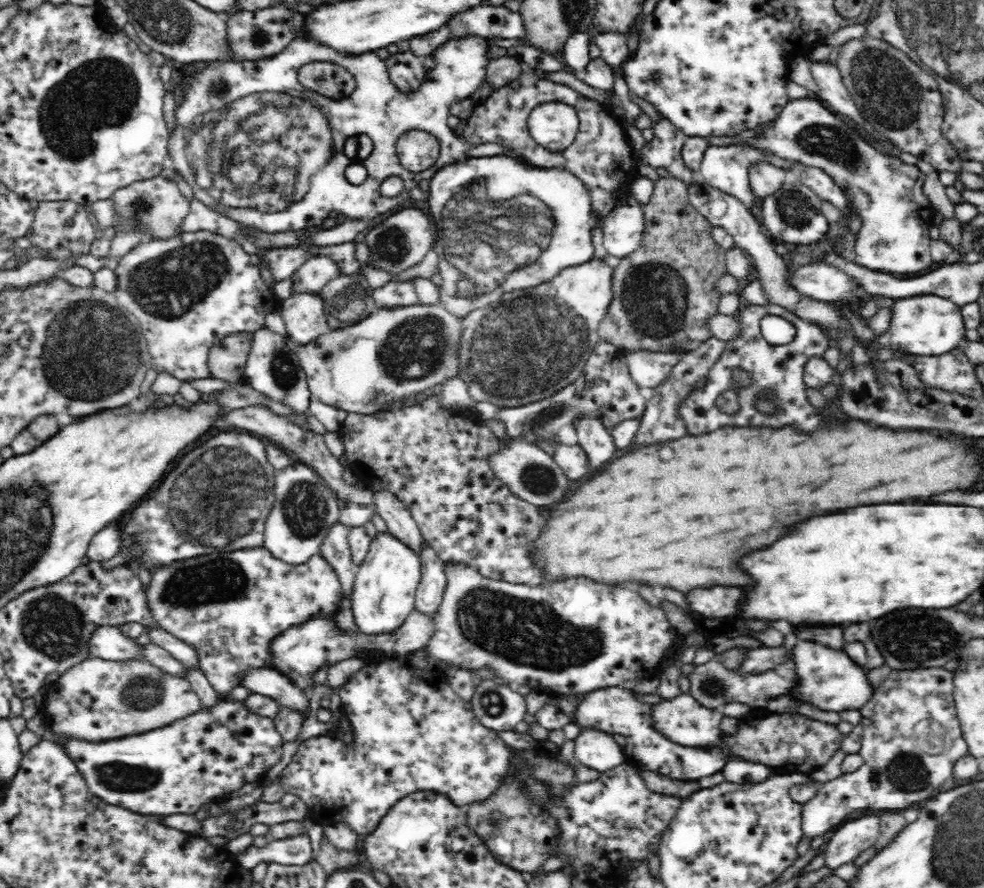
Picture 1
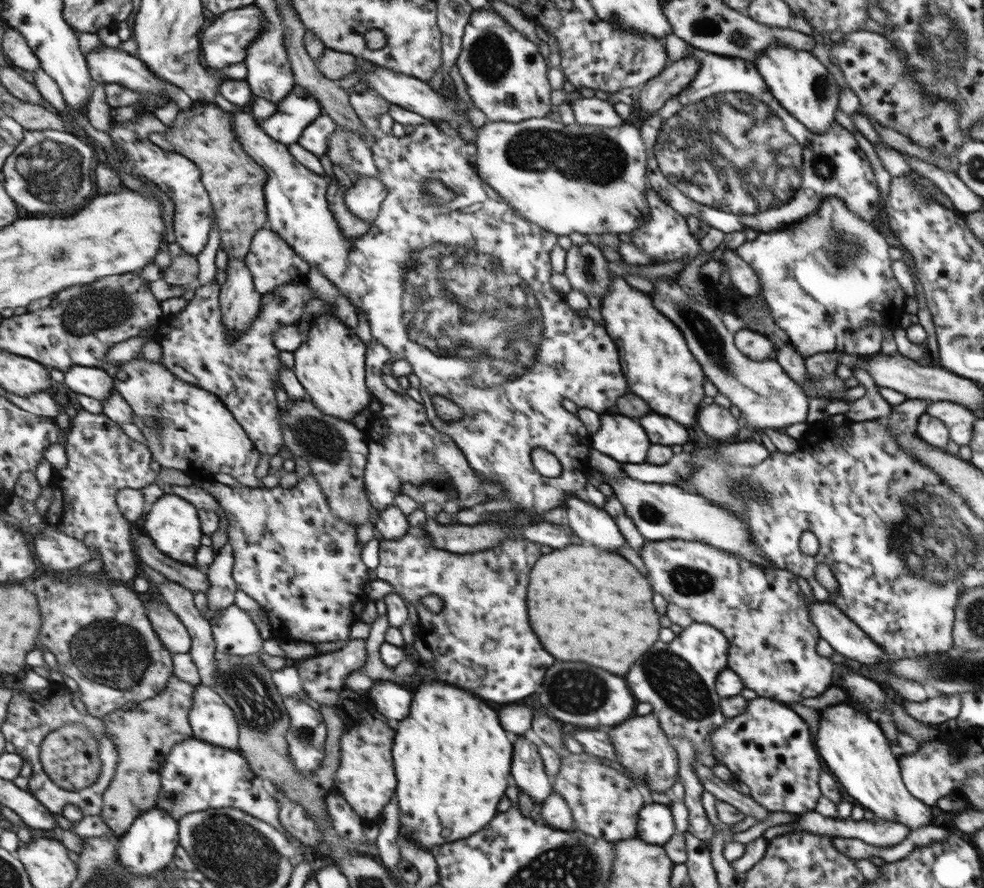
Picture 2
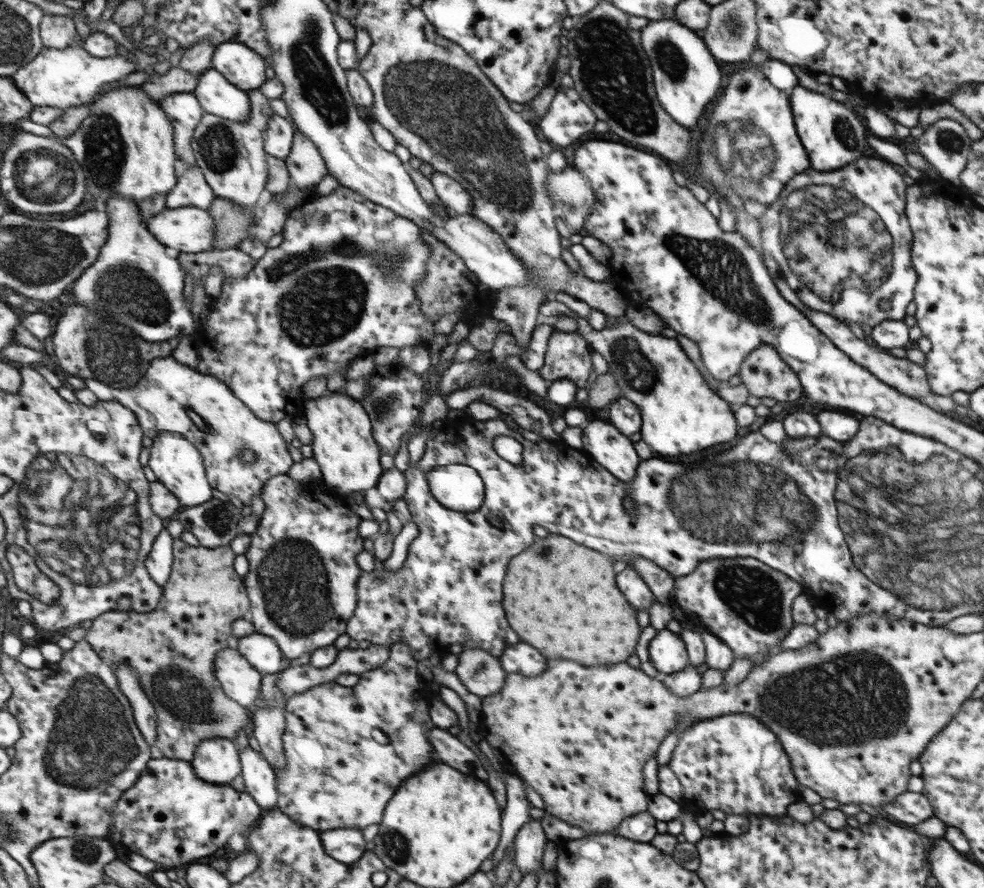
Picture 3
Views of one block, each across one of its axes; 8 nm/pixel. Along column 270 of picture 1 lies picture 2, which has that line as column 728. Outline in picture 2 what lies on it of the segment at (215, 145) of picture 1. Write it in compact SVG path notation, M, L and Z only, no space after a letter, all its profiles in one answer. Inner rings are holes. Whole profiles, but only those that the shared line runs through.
M688 45L687 50L688 56L693 56L700 65L694 80L678 94L669 97L660 110L644 121L641 128L641 135L648 148L648 185L666 203L682 216L696 216L711 228L718 228L725 233L744 232L746 228L758 232L786 228L814 214L829 196L840 198L860 218L869 222L876 220L881 194L877 178L867 154L860 149L850 131L834 121L826 134L810 132L775 100L768 83L752 61L706 52L692 45ZM702 142L706 142L710 150L704 150ZM766 185L768 198L771 193L781 201L788 200L788 204L770 210L769 204L762 198L762 190ZM756 186L760 191L756 190Z

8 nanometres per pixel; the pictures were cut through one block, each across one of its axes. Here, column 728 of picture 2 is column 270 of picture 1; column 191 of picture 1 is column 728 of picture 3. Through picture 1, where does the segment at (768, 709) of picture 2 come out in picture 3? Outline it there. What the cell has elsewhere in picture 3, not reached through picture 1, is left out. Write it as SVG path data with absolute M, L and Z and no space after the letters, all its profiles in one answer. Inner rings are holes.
M726 714L693 723L680 733L668 766L684 787L684 799L695 801L701 809L722 810L726 815L787 815L788 806L796 802L801 784L781 740L752 714Z

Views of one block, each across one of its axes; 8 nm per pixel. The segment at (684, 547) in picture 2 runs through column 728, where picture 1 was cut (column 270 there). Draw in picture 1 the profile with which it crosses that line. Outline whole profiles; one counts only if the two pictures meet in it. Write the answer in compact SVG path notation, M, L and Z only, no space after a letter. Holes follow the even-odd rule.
M264 546L174 561L154 570L150 582L143 589L160 628L196 649L199 670L210 681L220 700L240 685L240 676L246 674L248 668L269 667L267 644L272 642L272 638L316 616L330 618L343 598L336 571L320 554L311 555L304 563L288 563Z

